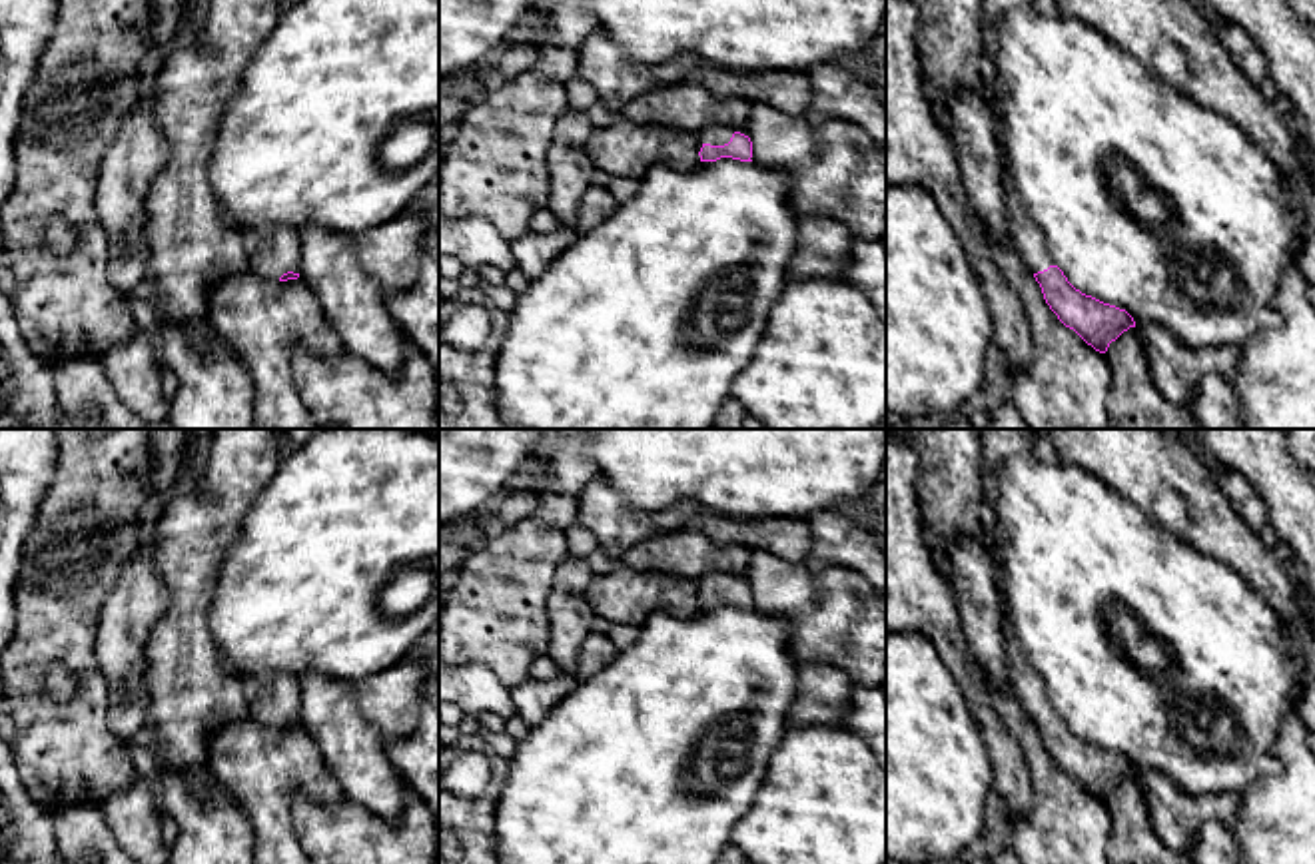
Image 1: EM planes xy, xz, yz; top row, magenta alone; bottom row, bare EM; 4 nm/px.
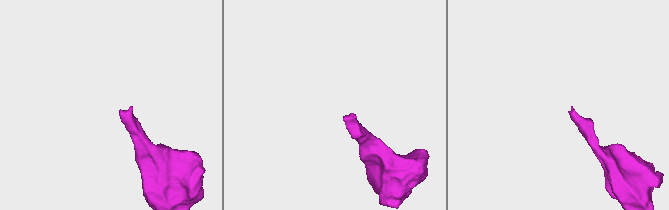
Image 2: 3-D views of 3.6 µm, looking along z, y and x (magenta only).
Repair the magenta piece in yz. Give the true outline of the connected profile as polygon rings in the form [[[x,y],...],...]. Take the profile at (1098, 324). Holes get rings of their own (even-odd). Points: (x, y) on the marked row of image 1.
[[[1012,180],[1006,182],[1006,212],[1014,247],[1040,283],[1046,303],[1066,327],[1099,353],[1105,353],[1123,331],[1135,327],[1125,309],[1086,295],[1068,281],[1054,263],[1042,229],[1026,216]]]

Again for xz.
[[[710,126],[700,134],[700,140],[700,162],[716,162],[720,158],[754,162],[752,142],[744,128]]]

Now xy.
[[[275,225],[255,235],[249,227],[239,233],[247,239],[249,267],[263,279],[297,279],[301,269],[301,239],[289,225]]]

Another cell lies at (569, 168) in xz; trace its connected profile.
[[[569,110],[557,120],[553,142],[547,154],[549,168],[549,210],[561,227],[579,229],[579,202],[593,186],[595,164],[585,146],[593,126],[585,112]]]

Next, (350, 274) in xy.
[[[405,210],[359,233],[331,233],[315,223],[297,233],[299,277],[345,351],[383,373],[397,373],[409,337],[387,311],[385,295],[407,291],[419,277],[427,237],[423,216]]]

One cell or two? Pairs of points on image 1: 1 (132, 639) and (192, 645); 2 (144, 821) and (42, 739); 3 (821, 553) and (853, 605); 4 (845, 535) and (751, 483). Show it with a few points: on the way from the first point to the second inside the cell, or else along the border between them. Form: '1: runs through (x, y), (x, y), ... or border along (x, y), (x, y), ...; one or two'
1: border along (168, 599), (146, 649), (146, 689); two
2: border along (136, 775), (98, 807); two
3: border along (803, 561), (813, 569), (851, 567), (865, 579); two
4: border along (837, 507), (813, 511), (805, 517); two

